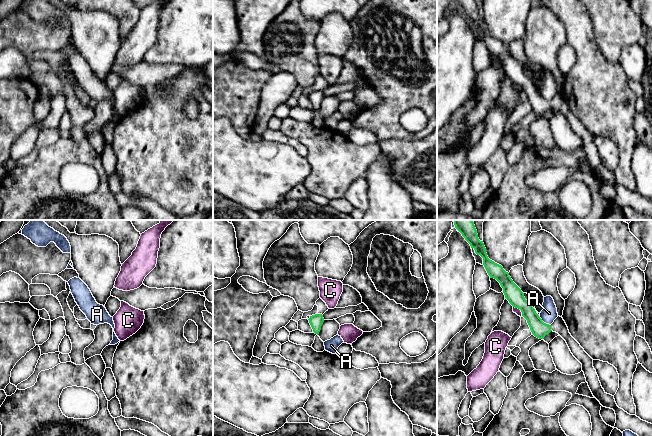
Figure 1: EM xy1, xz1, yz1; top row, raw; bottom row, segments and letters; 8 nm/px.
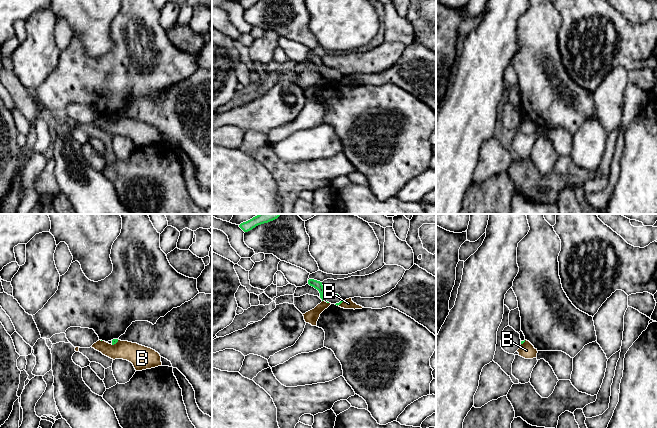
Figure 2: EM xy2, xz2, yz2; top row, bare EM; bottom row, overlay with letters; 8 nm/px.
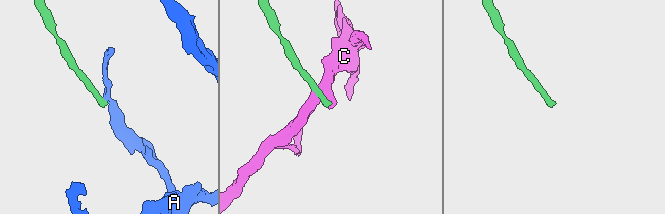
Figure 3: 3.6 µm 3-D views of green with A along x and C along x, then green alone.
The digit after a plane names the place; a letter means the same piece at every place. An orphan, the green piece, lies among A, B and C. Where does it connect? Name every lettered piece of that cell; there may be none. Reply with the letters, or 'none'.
none

